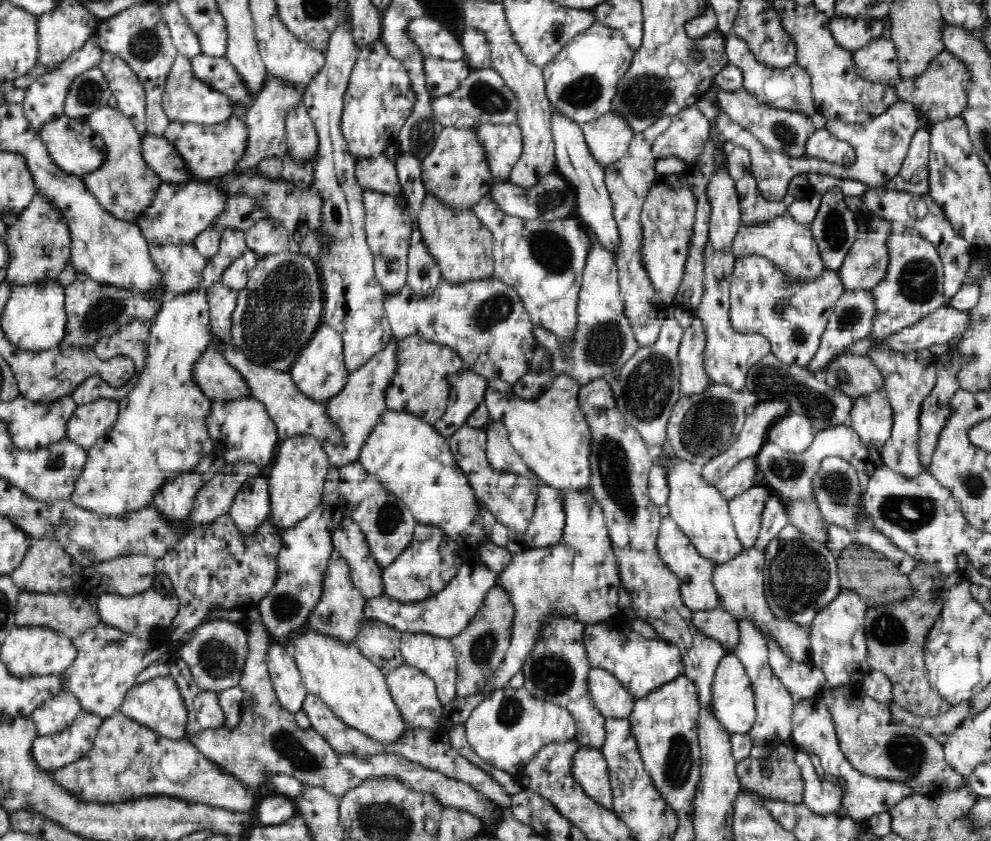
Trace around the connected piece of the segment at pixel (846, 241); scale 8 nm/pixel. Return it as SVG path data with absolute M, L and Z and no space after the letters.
M837 186L826 190L815 219L810 223L826 269L837 271L841 267L858 232L856 219L856 213L848 209Z

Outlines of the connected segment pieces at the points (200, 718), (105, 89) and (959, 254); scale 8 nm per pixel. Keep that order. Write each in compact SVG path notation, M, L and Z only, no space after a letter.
M180 658L171 664L169 669L187 708L186 734L198 732L199 729L224 727L224 711L218 703L218 693L198 688L190 669Z
M94 67L74 78L63 114L86 118L99 108L108 107L113 93L100 67Z
M889 187L870 188L859 199L876 216L892 221L900 230L913 231L936 246L944 271L943 290L945 302L943 306L948 307L951 298L960 291L960 287L964 286L964 278L968 276L970 261L974 259L975 255L972 253L970 243L966 242L954 230L952 223L942 208L939 207L939 204L929 193L915 195L902 190L892 190Z

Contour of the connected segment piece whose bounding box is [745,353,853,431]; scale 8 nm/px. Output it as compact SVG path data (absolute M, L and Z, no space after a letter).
M773 353L764 356L750 368L746 388L753 392L759 401L782 400L789 404L789 410L808 417L817 431L835 425L848 423L853 398L832 388L821 375L796 364L785 364Z

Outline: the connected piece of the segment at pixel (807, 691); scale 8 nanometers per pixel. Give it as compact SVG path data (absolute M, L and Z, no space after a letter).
M768 639L767 647L772 672L784 684L794 700L818 697L826 684L824 673L820 669L792 660L775 640Z

